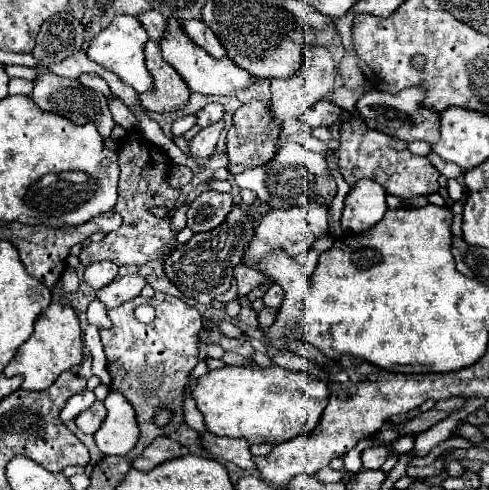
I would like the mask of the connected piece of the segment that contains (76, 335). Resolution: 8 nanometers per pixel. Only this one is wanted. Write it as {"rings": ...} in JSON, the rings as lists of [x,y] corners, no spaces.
{"rings":[[[50,303],[34,321],[34,333],[22,347],[16,351],[12,361],[6,365],[4,375],[14,377],[22,375],[22,389],[26,391],[44,391],[48,389],[60,373],[70,371],[82,363],[82,329],[76,311],[66,303]]]}

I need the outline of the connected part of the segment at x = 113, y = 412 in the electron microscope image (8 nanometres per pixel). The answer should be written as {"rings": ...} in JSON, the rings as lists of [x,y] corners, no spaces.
{"rings":[[[110,389],[104,405],[108,409],[108,415],[100,431],[94,435],[96,445],[104,455],[126,455],[136,445],[140,435],[134,407],[122,393],[114,389]]]}

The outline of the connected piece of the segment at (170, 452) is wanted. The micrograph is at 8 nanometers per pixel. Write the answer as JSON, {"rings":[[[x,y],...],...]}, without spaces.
{"rings":[[[158,437],[154,439],[144,451],[140,457],[136,457],[132,461],[132,467],[134,469],[142,469],[142,471],[150,471],[154,469],[156,465],[164,463],[164,461],[170,461],[170,459],[176,459],[176,457],[182,457],[186,455],[188,449],[182,447],[178,441],[174,439],[168,439],[168,437]]]}

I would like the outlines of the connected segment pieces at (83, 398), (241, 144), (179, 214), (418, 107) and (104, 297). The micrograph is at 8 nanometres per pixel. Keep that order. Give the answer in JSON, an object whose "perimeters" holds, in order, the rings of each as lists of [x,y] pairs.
{"perimeters":[[[[82,389],[82,393],[72,395],[72,397],[68,399],[66,407],[64,407],[64,409],[62,409],[62,413],[60,413],[60,419],[66,423],[68,419],[78,417],[78,415],[80,415],[82,411],[86,411],[94,401],[96,401],[94,391],[90,391],[90,389]]],[[[250,101],[240,105],[234,111],[234,123],[228,129],[228,159],[230,163],[242,163],[244,167],[260,167],[262,163],[268,163],[274,157],[274,151],[278,151],[278,137],[282,127],[274,123],[274,117],[270,115],[270,105],[262,101]]],[[[184,203],[178,211],[176,211],[176,217],[172,219],[172,229],[174,229],[174,233],[178,233],[178,231],[182,231],[182,229],[186,227],[186,211],[188,207],[189,205]]],[[[418,87],[404,89],[404,91],[394,93],[394,95],[382,93],[378,89],[370,89],[358,99],[356,111],[360,113],[360,117],[366,121],[366,125],[370,129],[378,129],[378,131],[392,135],[392,137],[398,137],[406,143],[420,139],[420,141],[434,145],[440,139],[440,115],[422,105],[422,91]]],[[[124,275],[114,279],[110,285],[102,287],[96,295],[98,299],[106,305],[106,309],[118,307],[130,299],[134,299],[136,295],[140,295],[140,291],[146,287],[146,279],[142,275]]]]}

